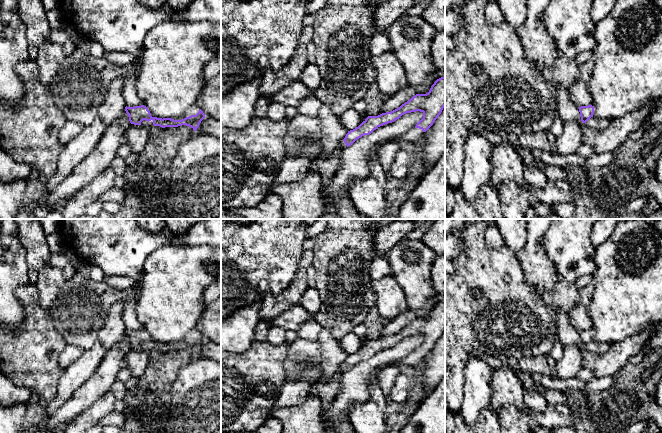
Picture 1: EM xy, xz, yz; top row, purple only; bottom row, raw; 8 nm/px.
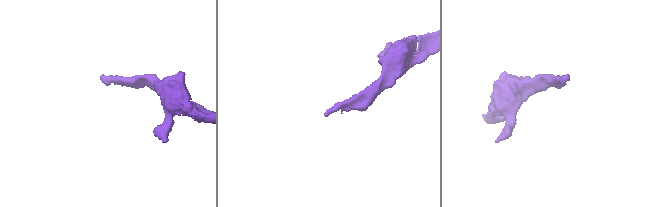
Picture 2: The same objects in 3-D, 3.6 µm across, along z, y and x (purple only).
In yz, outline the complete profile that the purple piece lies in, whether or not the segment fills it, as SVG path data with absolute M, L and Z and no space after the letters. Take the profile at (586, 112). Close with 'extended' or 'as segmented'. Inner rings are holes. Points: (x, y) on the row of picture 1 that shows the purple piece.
M581 106L579 107L581 121L592 129L605 129L609 123L609 119L598 119L593 116L594 106Z; extended

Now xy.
M197 104L190 106L180 117L163 119L152 117L148 108L144 105L135 107L126 106L125 111L129 116L129 121L131 124L142 125L148 129L153 125L162 128L186 125L196 131L201 121L205 118L205 114Z; extended

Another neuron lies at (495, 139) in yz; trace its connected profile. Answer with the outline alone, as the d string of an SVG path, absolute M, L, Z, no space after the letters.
M482 131L481 135L483 135L486 139L495 145L507 145L509 142L505 137L497 135L491 131Z

